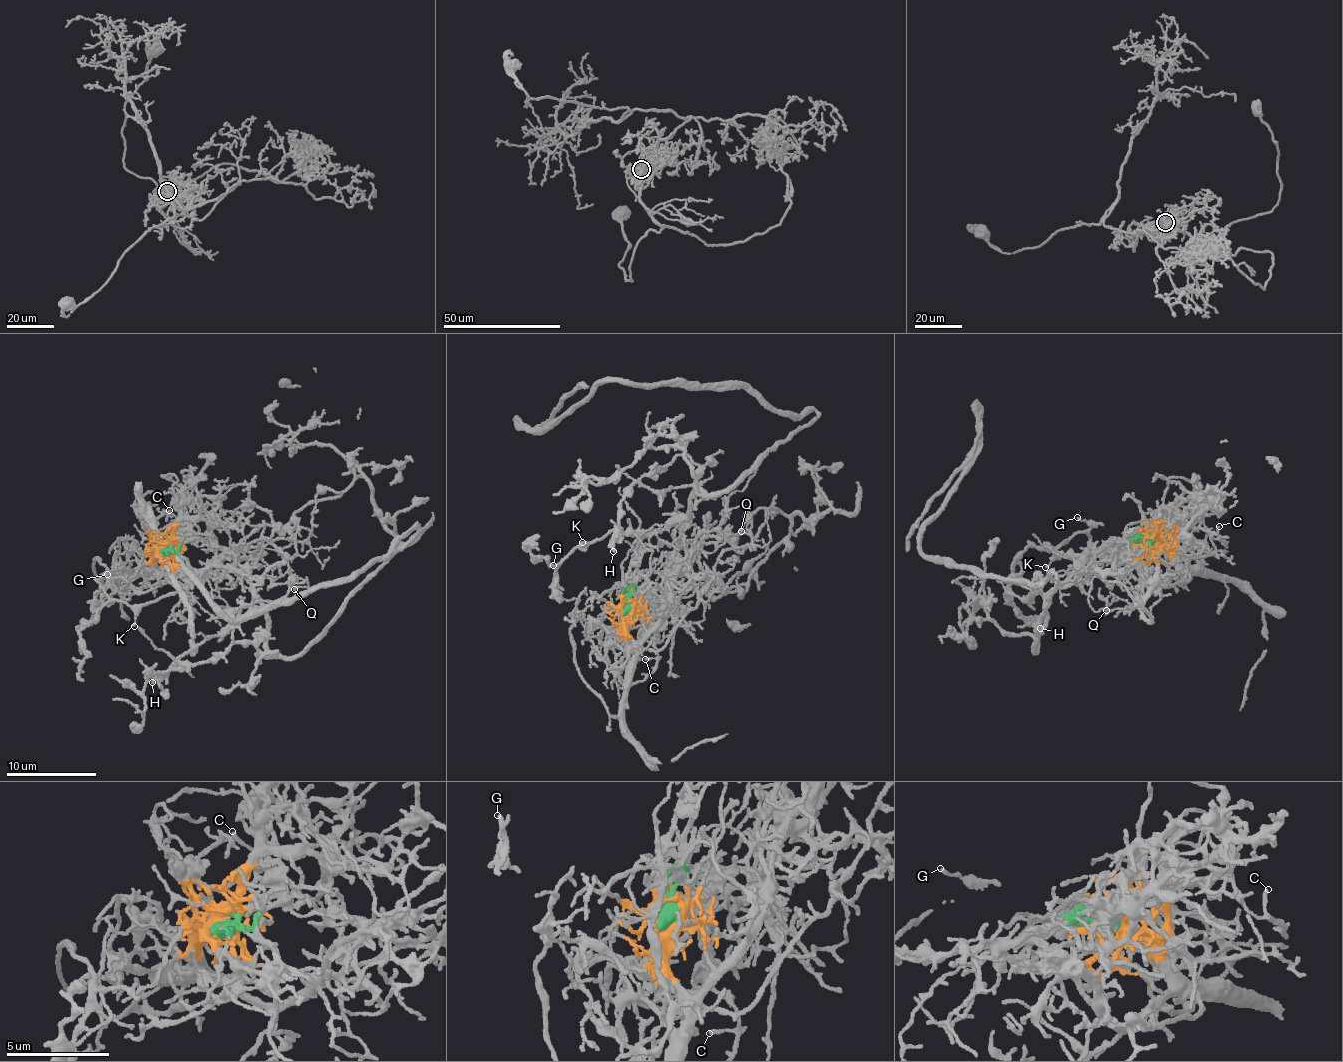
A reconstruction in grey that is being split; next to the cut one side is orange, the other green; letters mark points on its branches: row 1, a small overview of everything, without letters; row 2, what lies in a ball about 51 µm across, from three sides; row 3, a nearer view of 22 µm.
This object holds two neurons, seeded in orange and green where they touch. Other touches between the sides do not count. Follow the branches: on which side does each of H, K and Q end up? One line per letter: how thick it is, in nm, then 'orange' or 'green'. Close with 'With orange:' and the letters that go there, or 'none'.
H: 180 nm thick; green
K: 150 nm thick; green
Q: 180 nm thick; orange
With orange: Q

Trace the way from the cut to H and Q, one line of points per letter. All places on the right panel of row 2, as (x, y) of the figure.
H: (1154, 541), (1086, 551), (1088, 559), (1077, 580), (1046, 593), (1038, 586), (1024, 597), (1003, 595), (1041, 628)
Q: (1154, 541), (1159, 522), (1154, 535), (1117, 540), (1108, 571), (1093, 579), (1088, 597), (1097, 612), (1106, 610)

